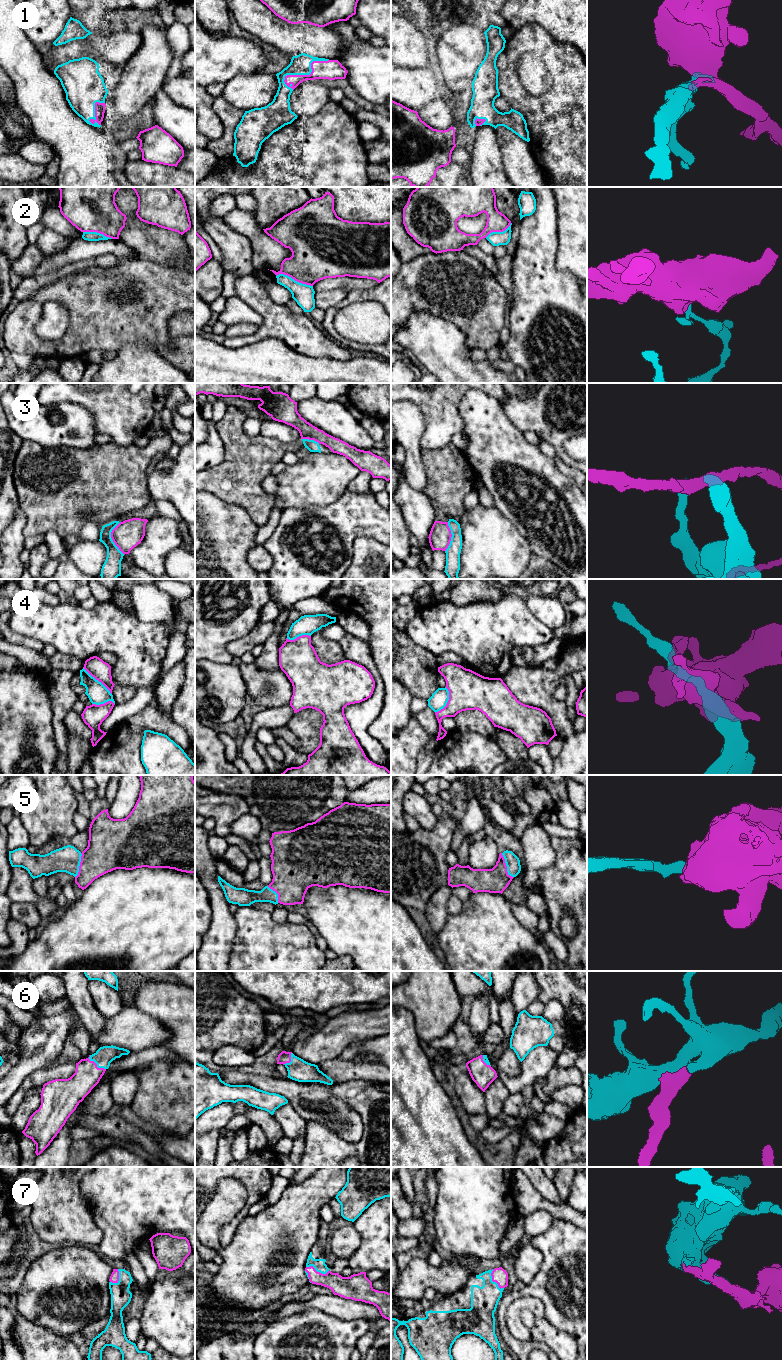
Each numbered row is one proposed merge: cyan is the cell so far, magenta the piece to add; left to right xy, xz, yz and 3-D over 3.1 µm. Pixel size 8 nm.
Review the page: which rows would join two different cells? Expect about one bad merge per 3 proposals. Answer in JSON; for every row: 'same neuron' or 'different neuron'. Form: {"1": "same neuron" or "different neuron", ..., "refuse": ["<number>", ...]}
{"1": "same neuron", "2": "different neuron", "3": "different neuron", "4": "different neuron", "5": "same neuron", "6": "same neuron", "7": "same neuron", "refuse": ["2", "3", "4"]}

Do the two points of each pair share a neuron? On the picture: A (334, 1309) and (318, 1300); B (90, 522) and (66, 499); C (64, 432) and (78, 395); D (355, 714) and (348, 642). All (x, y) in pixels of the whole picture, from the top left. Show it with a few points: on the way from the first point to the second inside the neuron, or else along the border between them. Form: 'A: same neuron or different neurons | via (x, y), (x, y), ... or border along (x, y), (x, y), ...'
A: same neuron | via (330, 1305), (322, 1302)
B: different neurons | border along (96, 514), (86, 508), (82, 535), (71, 535)
C: different neurons | border along (51, 404), (80, 404), (91, 413), (93, 419)
D: same neuron | via (374, 700), (378, 695), (378, 679), (367, 661)

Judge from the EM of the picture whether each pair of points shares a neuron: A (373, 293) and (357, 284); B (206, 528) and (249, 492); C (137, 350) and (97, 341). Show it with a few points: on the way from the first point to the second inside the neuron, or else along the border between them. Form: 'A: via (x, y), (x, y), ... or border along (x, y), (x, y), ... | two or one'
A: border along (379, 283), (370, 288), (352, 289), (348, 292) | two
B: border along (212, 493), (227, 502), (240, 505), (251, 519) | two
C: border along (144, 341), (124, 343), (115, 353) | two

